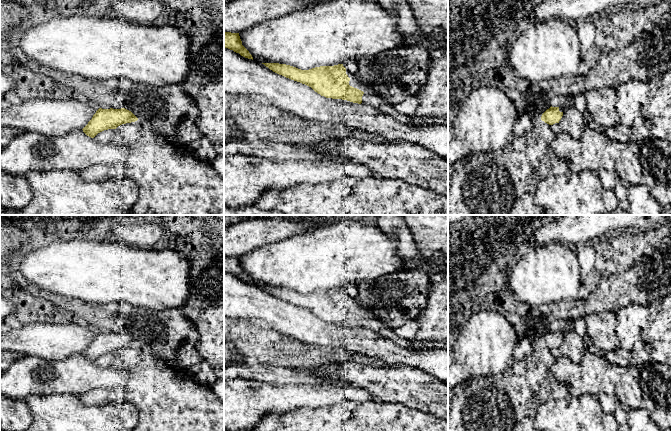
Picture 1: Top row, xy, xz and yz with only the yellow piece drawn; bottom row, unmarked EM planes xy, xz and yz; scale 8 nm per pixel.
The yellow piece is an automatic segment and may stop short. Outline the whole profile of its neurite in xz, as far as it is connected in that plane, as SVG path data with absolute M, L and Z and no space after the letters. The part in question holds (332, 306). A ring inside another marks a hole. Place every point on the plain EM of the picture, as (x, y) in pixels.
M262 287L273 296L291 304L311 311L315 316L326 322L342 323L358 328L368 328L382 338L394 342L396 345L410 349L412 341L397 336L394 329L383 322L371 317L363 316L349 309L350 302L346 298L343 288L334 290L320 290L309 294L279 287Z

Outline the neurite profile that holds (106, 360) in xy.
M117 352L116 353L108 353L98 357L94 364L100 368L107 368L113 365L118 359Z

